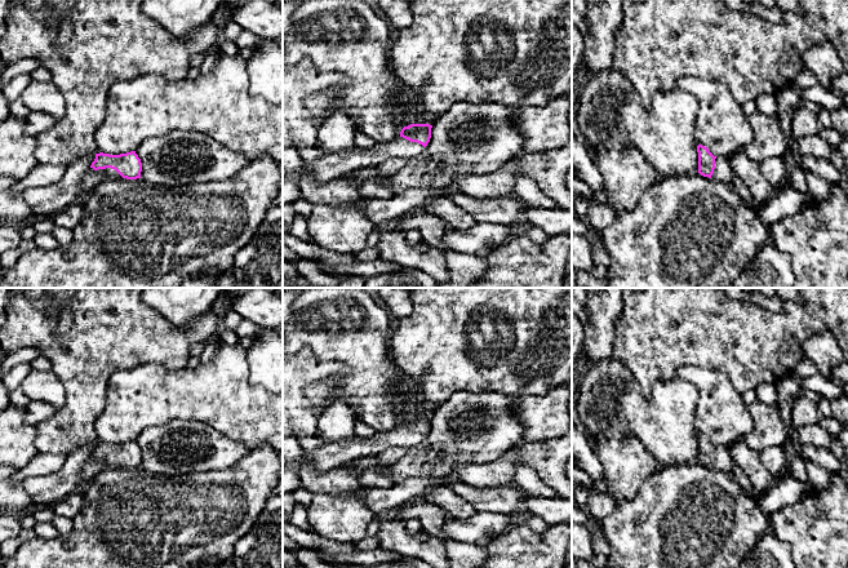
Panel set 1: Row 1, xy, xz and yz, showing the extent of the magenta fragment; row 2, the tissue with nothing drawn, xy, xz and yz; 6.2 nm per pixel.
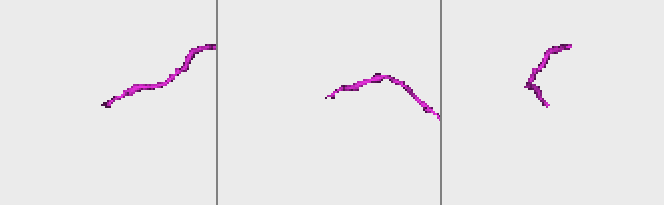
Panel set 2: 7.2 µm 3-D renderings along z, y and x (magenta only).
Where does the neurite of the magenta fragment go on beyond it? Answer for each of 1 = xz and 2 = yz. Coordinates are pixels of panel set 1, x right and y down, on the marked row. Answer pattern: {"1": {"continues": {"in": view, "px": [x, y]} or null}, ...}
{"1": {"continues": {"in": "xz", "px": [331, 165]}}, "2": {"continues": {"in": "yz", "px": [723, 173]}}}

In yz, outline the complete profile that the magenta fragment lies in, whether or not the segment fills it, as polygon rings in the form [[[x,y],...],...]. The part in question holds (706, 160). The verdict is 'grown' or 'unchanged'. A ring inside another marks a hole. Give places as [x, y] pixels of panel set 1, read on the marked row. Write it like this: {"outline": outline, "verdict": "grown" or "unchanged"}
{"outline": [[[698,145],[698,173],[725,185],[732,185],[733,172],[728,157],[714,156],[707,147]]], "verdict": "grown"}

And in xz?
{"outline": [[[410,124],[404,127],[400,137],[387,143],[377,143],[372,148],[352,147],[327,154],[314,161],[305,161],[302,167],[288,174],[284,179],[299,186],[305,176],[318,182],[327,182],[338,176],[359,169],[373,169],[390,157],[410,157],[421,154],[431,138],[430,124]]], "verdict": "grown"}

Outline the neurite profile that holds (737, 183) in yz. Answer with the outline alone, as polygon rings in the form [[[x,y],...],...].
[[[733,174],[733,179],[732,179],[732,186],[734,187],[734,190],[738,192],[738,195],[742,198],[742,200],[746,203],[746,205],[749,208],[751,208],[752,210],[758,212],[760,209],[760,204],[758,204],[749,188],[745,186],[745,183],[740,179],[738,176]]]

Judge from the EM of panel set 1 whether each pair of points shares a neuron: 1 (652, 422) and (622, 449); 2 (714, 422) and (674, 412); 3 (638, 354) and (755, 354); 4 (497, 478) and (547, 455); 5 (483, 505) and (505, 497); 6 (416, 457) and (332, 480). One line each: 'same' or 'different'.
1: different
2: different
3: same
4: same
5: same
6: different

